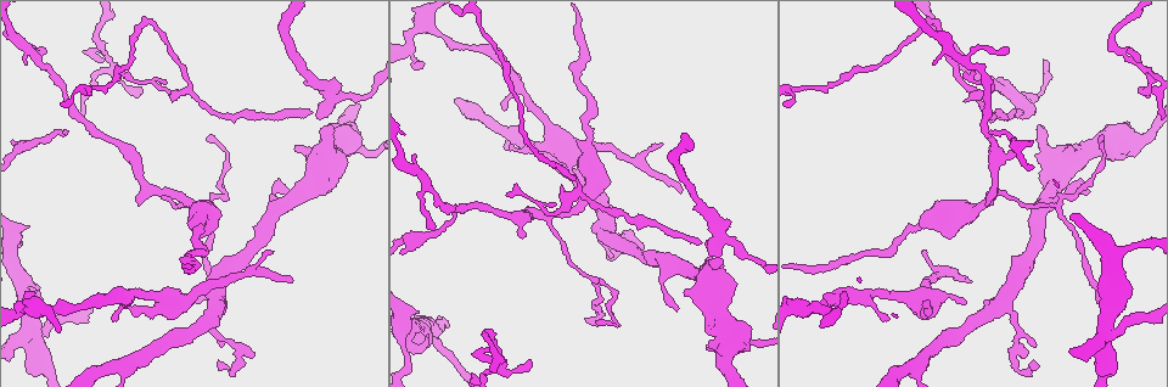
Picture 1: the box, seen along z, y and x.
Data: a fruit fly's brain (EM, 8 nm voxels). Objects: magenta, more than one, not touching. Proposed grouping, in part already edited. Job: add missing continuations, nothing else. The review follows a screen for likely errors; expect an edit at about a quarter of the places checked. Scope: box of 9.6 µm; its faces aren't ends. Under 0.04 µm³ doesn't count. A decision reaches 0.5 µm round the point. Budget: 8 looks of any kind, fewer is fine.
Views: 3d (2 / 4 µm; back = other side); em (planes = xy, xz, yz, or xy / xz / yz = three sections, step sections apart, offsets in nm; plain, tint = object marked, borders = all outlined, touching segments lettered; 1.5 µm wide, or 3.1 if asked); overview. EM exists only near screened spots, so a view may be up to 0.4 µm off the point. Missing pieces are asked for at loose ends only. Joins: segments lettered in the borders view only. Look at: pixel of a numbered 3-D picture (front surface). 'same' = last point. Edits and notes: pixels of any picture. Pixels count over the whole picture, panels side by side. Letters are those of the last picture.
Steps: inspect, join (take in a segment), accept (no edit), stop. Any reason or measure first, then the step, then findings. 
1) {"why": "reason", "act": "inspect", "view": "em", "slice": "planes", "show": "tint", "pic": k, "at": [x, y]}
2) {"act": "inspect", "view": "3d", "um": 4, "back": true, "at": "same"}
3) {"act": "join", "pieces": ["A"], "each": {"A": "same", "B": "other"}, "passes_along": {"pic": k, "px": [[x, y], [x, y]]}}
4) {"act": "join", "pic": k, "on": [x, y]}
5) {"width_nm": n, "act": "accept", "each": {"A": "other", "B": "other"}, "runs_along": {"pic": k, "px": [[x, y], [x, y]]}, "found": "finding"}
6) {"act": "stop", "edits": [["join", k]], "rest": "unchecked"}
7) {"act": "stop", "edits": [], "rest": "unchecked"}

{"why": "an open end", "act": "inspect", "view": "3d", "um": 2, "pic": 1, "at": [291, 279]}

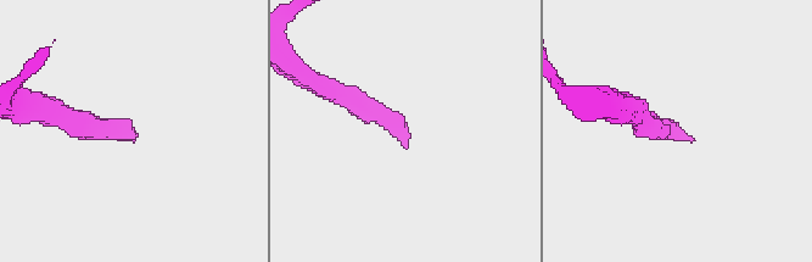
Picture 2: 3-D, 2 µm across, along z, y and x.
{"why": "need the tissue", "act": "inspect", "view": "em", "slice": "xy", "step": 4, "show": "borders", "pic": 2, "at": [132, 137]}

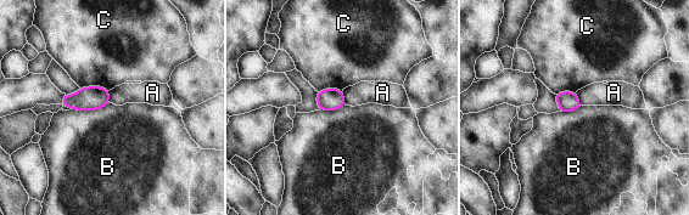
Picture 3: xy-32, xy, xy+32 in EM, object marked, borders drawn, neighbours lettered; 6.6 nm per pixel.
{"width_nm": 140, "act": "accept", "each": {"A": "other", "B": "other", "C": "other"}, "border": {"pic": 3, "px": [[110, 102], [95, 109], [72, 109]]}, "found": "none of them fits"}

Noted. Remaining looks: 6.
{"why": "branch stops here", "act": "inspect", "view": "em", "slice": "xz", "step": 8, "show": "tint", "pic": 1, "at": [1027, 351]}

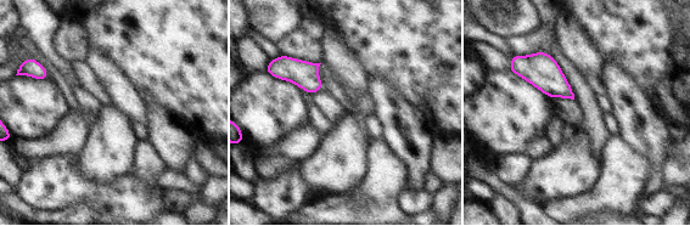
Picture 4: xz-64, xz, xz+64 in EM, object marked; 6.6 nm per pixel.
{"act": "inspect", "view": "em", "slice": "planes", "show": "borders", "at": "same"}

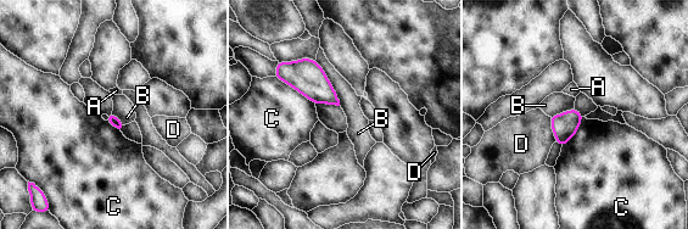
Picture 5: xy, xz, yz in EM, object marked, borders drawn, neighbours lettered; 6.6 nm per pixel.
{"act": "accept", "each": {"A": "other", "B": "other", "C": "other", "D": "other"}, "border": {"pic": 5, "px": [[315, 60], [326, 76], [340, 105]]}, "found": "no lettered segment goes on from it"}

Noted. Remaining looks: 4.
{"why": "thin end", "act": "inspect", "view": "3d", "um": 4, "pic": 1, "at": [197, 300]}

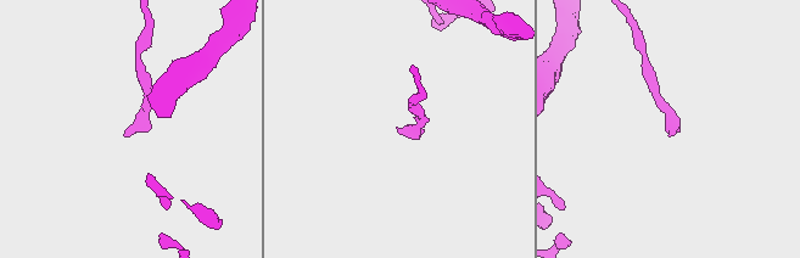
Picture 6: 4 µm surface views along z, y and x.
{"why": "need the tissue", "act": "inspect", "view": "em", "slice": "planes", "show": "borders", "pic": 6, "at": [670, 136]}

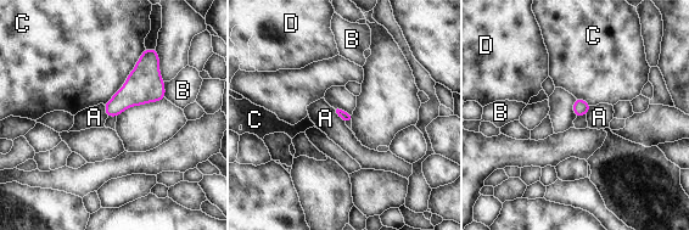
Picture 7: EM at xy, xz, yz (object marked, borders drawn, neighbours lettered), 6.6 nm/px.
{"act": "accept", "each": {"A": "other", "B": "other", "C": "other", "D": "other"}, "border": {"pic": 7, "px": [[335, 110], [345, 124]]}, "found": "no lettered segment goes on from it"}

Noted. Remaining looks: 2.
{"act": "stop", "edits": [], "rest": "unchecked"}

